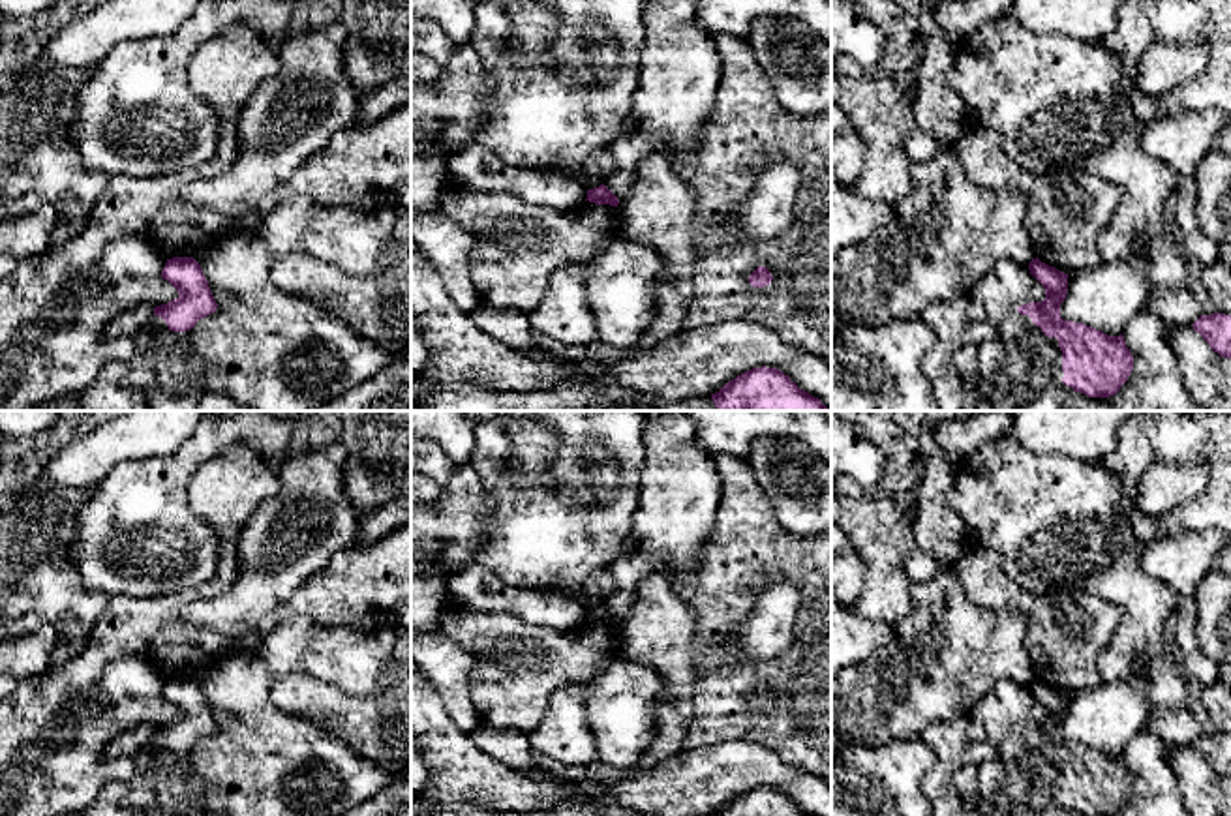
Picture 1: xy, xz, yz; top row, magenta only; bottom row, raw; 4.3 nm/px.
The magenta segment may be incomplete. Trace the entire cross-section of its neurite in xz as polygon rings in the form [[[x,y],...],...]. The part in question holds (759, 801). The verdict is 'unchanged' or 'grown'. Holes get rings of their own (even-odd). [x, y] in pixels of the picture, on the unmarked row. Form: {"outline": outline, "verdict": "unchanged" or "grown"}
{"outline": [[[752,788],[711,816],[811,816],[777,788]]], "verdict": "unchanged"}

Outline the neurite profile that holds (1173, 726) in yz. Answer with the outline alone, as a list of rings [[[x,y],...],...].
[[[1188,707],[1156,709],[1145,728],[1165,747],[1188,747],[1203,735],[1197,717]]]

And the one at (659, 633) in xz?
[[[651,574],[640,582],[634,608],[617,627],[619,658],[649,666],[664,681],[653,711],[653,741],[636,765],[651,769],[685,750],[698,677],[696,615],[666,574]]]

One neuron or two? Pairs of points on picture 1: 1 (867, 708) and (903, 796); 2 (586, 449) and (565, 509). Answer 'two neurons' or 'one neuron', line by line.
1: two neurons
2: one neuron

